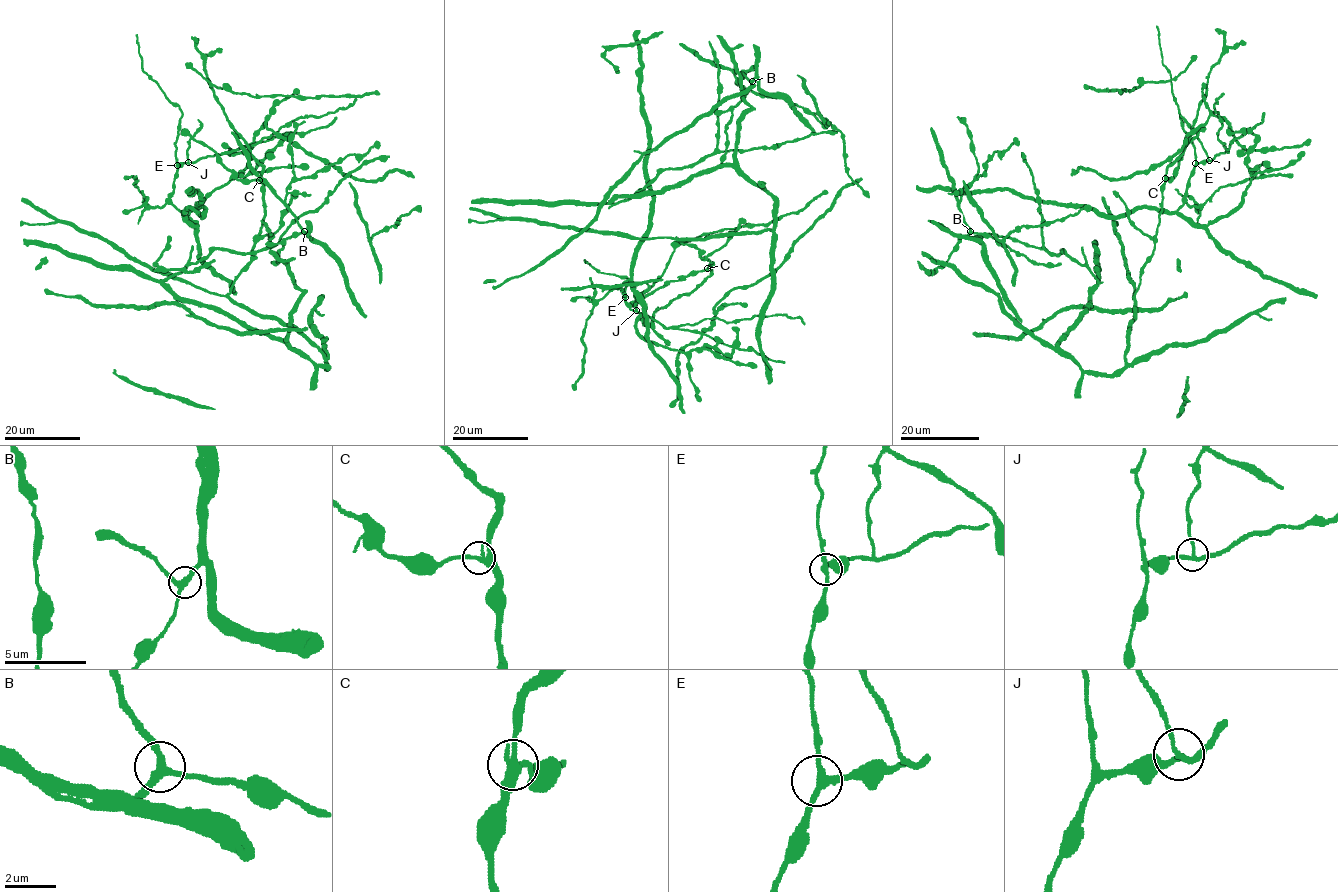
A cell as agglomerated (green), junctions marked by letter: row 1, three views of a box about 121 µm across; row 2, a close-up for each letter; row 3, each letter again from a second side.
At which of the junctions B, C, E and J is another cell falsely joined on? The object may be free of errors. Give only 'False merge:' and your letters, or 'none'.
False merge: J

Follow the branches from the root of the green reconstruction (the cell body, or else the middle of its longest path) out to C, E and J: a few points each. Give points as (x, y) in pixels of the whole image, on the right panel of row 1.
C: (1129, 340), (1129, 326), (1134, 320), (1134, 296), (1141, 269), (1155, 246), (1165, 178)
E: (1129, 340), (1140, 272), (1155, 246), (1163, 182), (1174, 176), (1180, 154), (1197, 134), (1209, 160), (1195, 163)
J: (1129, 340), (1140, 272), (1155, 246), (1163, 182), (1174, 176), (1180, 154), (1197, 134), (1209, 160)

